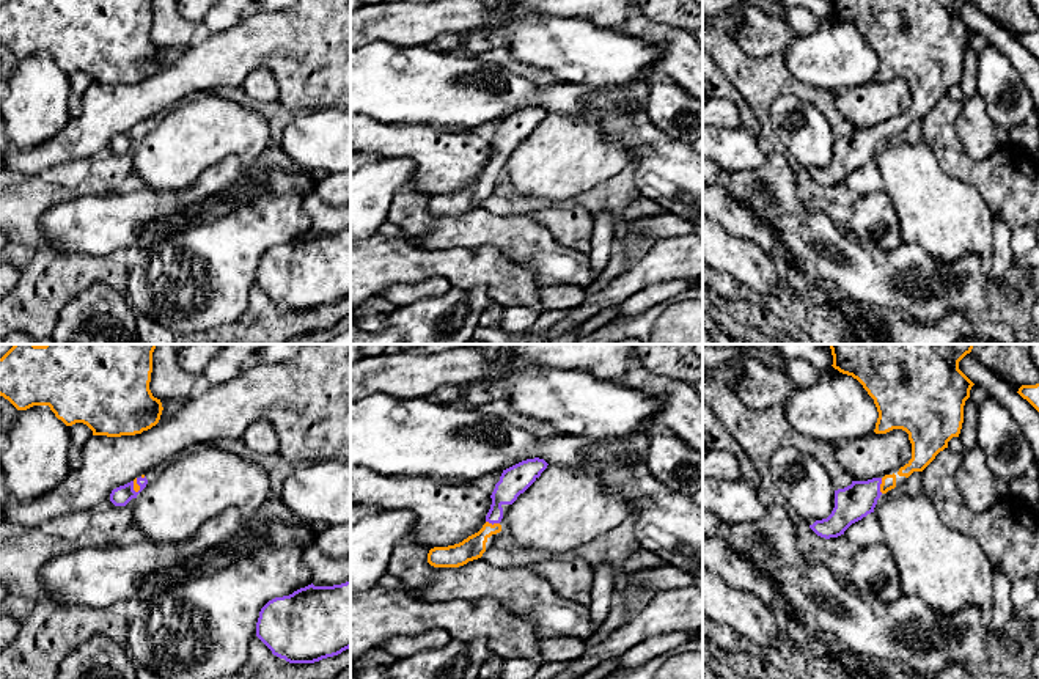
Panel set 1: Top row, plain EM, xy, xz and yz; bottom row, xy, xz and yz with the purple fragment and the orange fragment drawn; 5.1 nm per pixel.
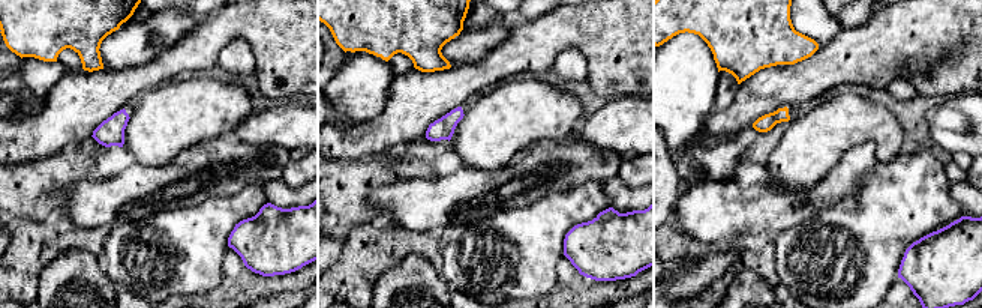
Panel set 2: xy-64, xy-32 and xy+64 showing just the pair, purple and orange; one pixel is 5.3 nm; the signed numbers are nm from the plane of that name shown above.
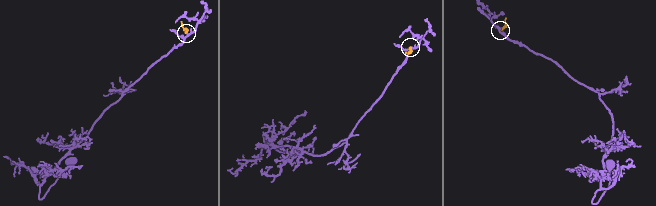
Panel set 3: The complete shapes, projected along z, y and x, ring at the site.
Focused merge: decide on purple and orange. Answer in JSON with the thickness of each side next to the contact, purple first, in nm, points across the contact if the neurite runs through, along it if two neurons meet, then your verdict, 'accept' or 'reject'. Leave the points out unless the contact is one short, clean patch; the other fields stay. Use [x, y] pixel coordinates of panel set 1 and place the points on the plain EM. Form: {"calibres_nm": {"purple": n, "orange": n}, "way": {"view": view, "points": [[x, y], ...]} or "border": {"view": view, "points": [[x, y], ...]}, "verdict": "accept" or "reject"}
{"calibres_nm": {"purple": 180, "orange": 80}, "way": {"view": "yz", "points": [[852, 151], [879, 134], [888, 129]]}, "verdict": "accept"}

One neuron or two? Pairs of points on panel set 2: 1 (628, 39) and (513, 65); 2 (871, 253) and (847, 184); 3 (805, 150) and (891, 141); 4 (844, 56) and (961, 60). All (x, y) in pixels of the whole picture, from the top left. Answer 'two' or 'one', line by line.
1: one
2: two
3: one
4: one

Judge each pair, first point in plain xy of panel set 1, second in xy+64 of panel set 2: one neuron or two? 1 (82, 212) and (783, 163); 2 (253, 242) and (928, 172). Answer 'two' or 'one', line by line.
1: two
2: one

